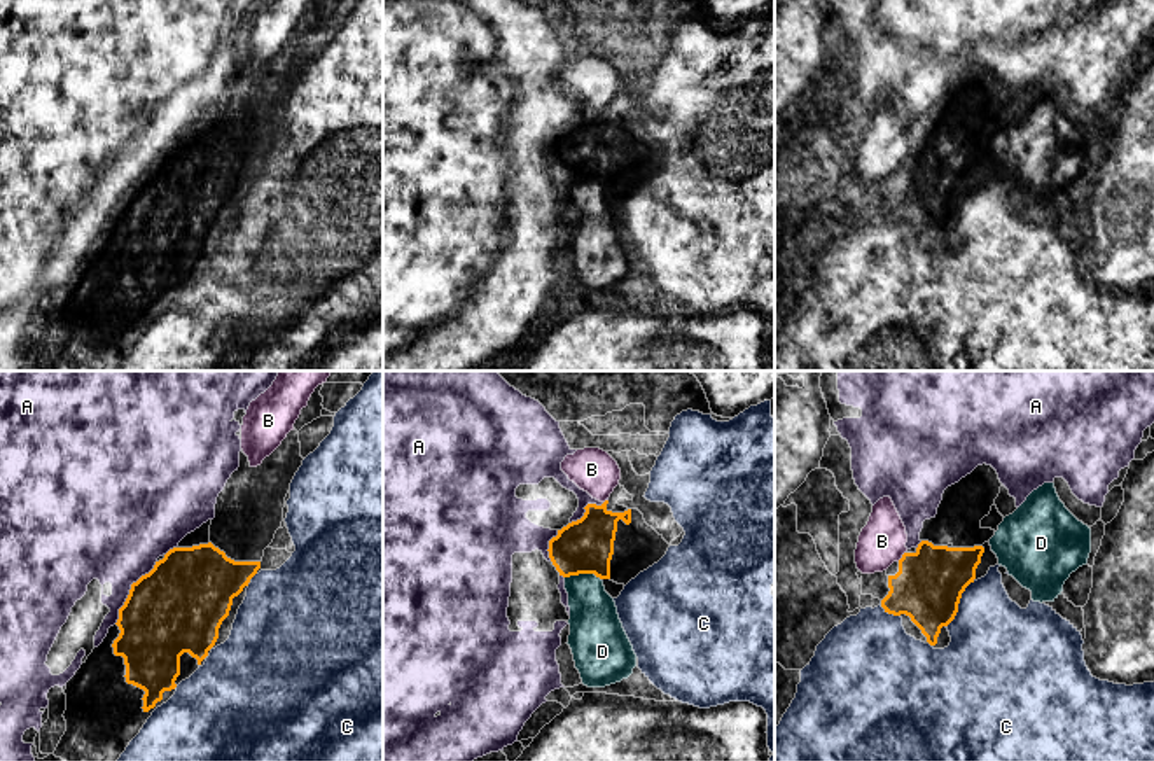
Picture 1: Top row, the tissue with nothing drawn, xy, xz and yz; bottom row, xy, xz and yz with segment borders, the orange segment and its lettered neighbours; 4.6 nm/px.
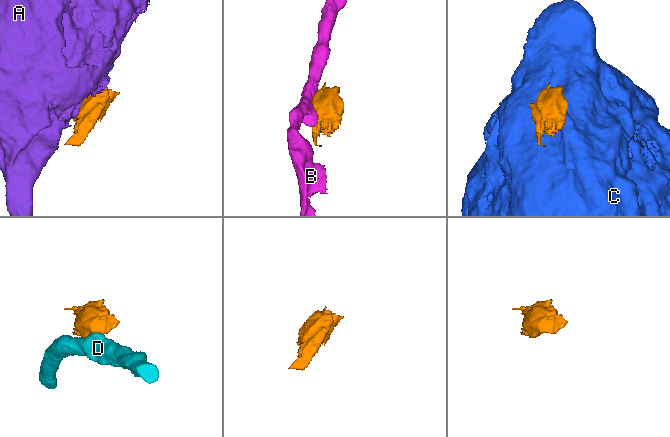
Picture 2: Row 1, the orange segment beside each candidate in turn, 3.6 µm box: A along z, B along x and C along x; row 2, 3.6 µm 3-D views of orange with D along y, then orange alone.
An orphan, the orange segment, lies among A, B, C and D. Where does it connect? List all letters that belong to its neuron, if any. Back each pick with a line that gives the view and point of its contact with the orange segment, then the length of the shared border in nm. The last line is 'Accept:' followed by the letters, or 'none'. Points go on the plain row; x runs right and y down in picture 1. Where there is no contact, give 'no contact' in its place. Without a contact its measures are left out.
Accept: none

